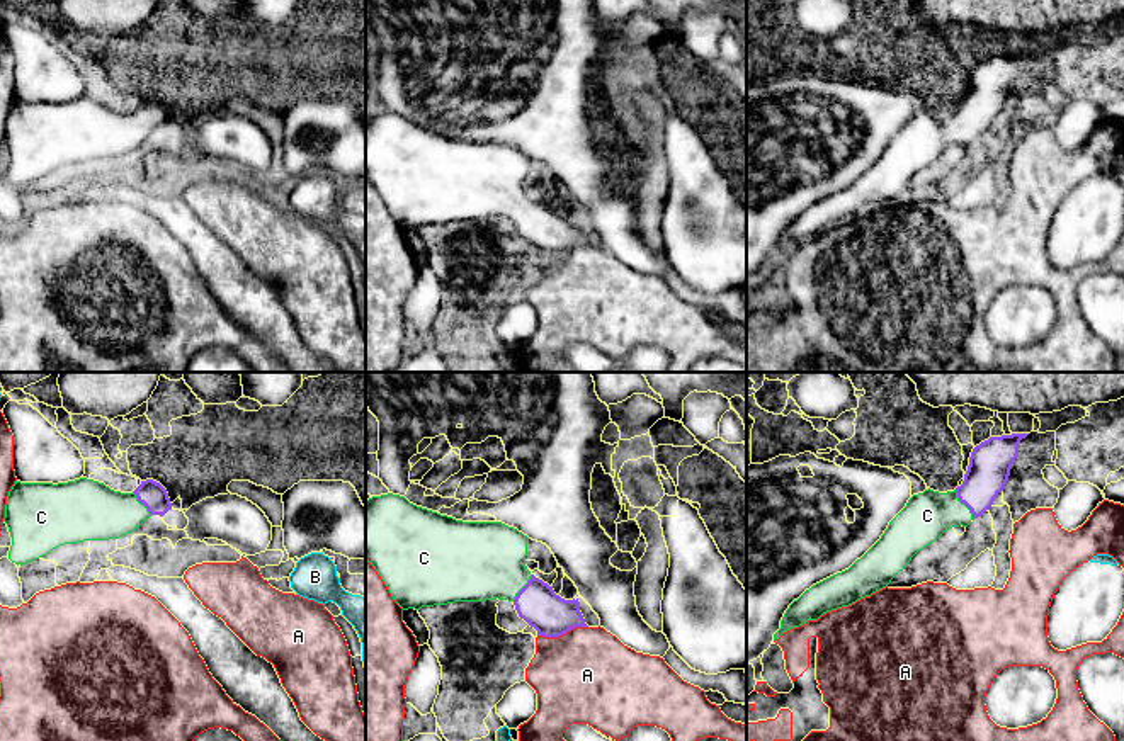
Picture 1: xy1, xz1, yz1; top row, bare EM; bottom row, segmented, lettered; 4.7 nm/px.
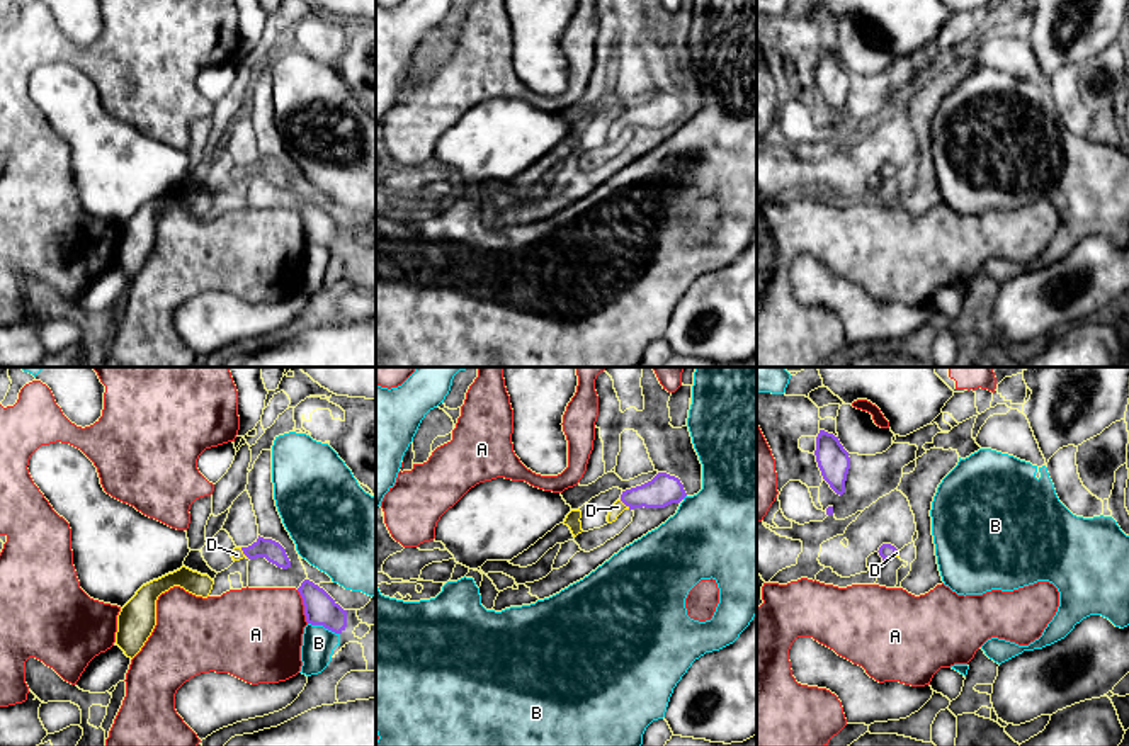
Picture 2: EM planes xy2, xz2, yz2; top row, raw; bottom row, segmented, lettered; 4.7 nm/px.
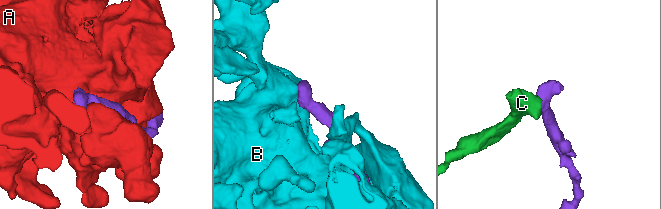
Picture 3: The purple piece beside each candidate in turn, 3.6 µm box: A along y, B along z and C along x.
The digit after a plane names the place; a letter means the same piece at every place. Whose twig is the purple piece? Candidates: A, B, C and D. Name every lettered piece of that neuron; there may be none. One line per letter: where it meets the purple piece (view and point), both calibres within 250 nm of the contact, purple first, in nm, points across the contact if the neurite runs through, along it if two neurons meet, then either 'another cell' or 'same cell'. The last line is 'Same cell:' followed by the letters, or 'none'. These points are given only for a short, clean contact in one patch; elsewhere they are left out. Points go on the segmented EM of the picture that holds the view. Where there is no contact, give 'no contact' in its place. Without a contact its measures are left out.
A: meets purple in xz1 at (562, 634); 200 nm thick on the purple side, 460 nm on the other; another cell
B: meets purple in xy2 at (323, 626); 160 nm thick on the purple side, 160 nm on the other; another cell
C: meets purple in yz1 at (965, 503); 200 nm thick on the purple side, 220 nm on the other; runs through yz1 (990, 463), (980, 488), (965, 503), (927, 515); same cell
D: meets purple in xz2 at (624, 503); 150 nm thick on the purple side, 60 nm on the other; another cell
Same cell: C

